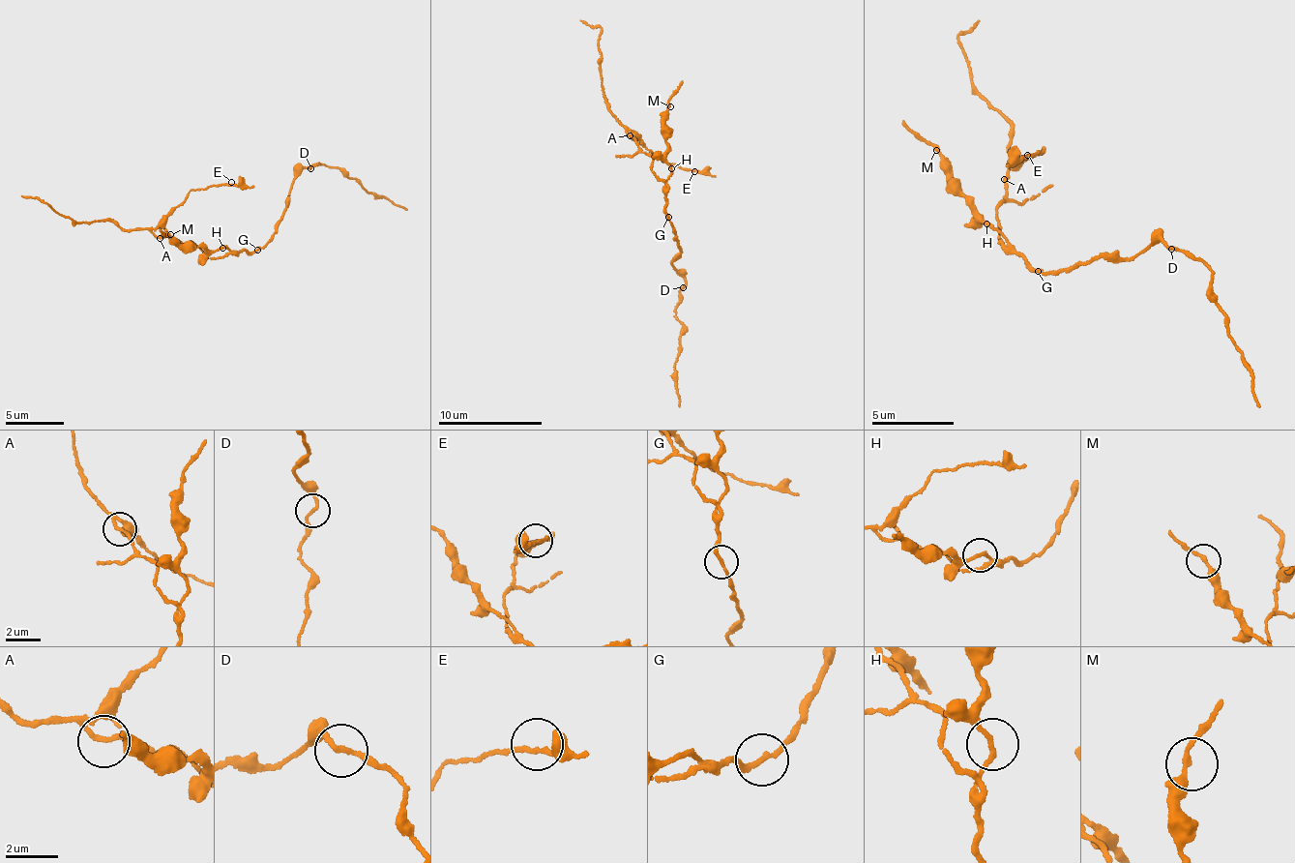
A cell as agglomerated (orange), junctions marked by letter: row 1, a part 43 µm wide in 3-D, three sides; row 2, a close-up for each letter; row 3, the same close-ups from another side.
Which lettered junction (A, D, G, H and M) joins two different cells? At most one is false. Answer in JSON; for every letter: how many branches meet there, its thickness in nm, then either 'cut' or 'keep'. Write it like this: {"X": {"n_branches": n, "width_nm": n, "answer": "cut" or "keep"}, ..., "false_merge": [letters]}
{"A": {"n_branches": 2, "width_nm": 170, "answer": "cut"}, "D": {"n_branches": 2, "width_nm": 170, "answer": "keep"}, "G": {"n_branches": 2, "width_nm": 190, "answer": "keep"}, "H": {"n_branches": 2, "width_nm": 170, "answer": "keep"}, "M": {"n_branches": 2, "width_nm": 200, "answer": "keep"}, "false_merge": ["A"]}

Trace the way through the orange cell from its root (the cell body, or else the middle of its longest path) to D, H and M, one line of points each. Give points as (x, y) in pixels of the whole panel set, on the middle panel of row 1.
D: (668, 215), (671, 233), (680, 249), (672, 266), (685, 279), (683, 287)
H: (668, 215), (665, 180), (671, 168)
M: (668, 215), (665, 180), (670, 169), (665, 124), (670, 106)

